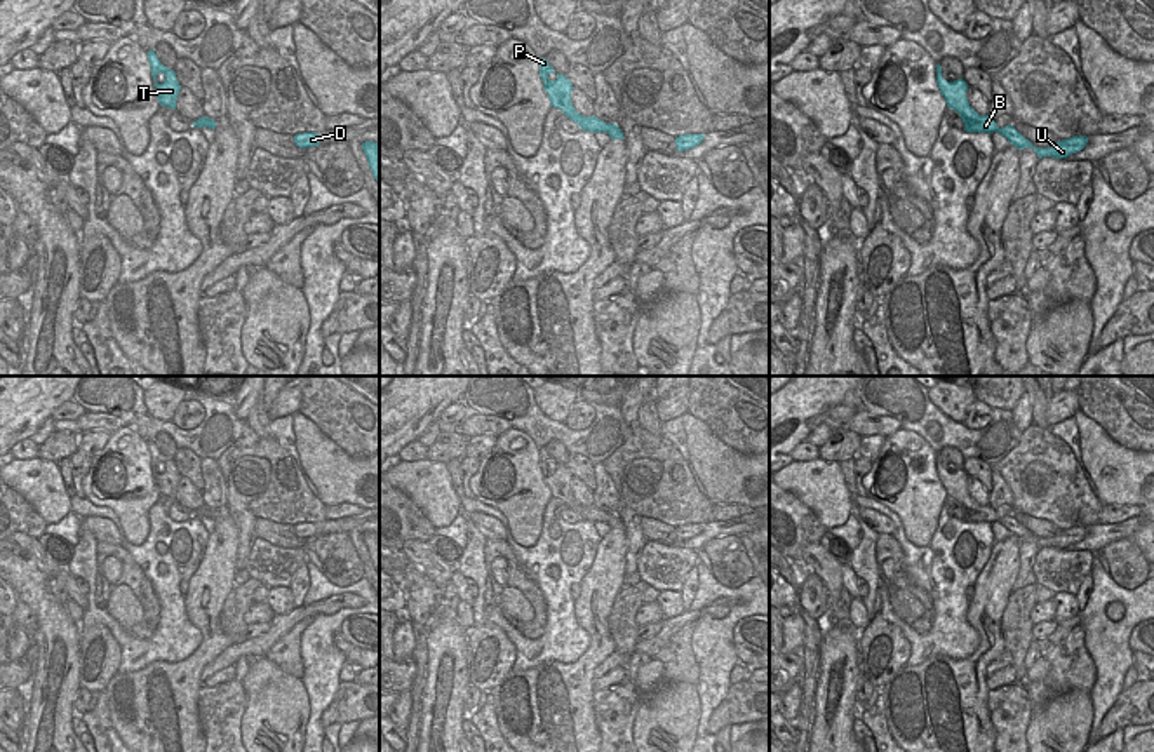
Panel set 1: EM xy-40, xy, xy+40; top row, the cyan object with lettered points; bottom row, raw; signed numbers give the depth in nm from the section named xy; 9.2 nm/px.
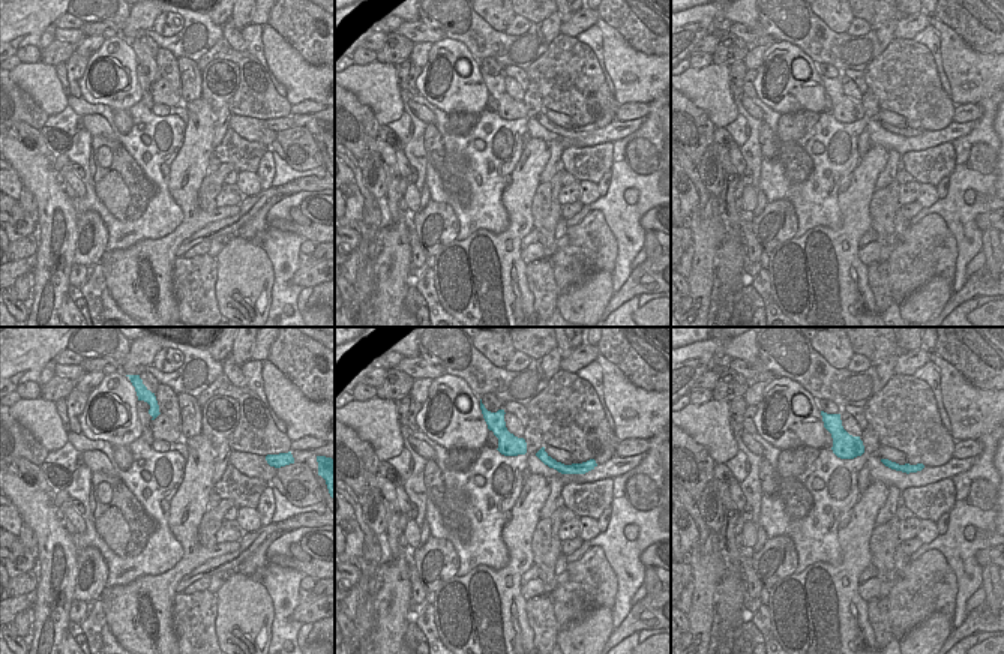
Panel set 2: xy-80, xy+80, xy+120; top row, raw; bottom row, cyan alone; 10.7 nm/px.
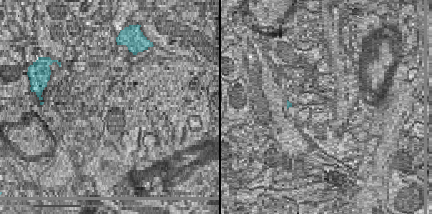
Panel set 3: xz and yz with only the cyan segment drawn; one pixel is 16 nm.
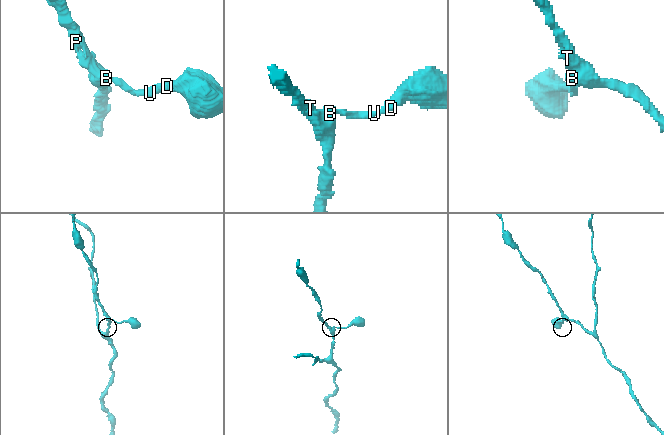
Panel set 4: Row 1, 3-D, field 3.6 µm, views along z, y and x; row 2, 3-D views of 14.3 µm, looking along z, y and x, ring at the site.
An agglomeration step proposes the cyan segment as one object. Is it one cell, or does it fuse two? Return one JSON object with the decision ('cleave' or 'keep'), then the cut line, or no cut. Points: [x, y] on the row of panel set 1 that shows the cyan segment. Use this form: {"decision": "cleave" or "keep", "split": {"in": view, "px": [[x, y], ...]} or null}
{"decision": "keep", "split": null}

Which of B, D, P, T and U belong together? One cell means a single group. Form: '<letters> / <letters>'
B D P T U

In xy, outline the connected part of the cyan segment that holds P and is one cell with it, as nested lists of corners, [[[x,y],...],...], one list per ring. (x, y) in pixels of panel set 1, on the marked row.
[[[545,57],[540,59],[540,77],[545,84],[543,91],[548,94],[552,106],[562,110],[566,117],[581,127],[581,131],[607,132],[611,139],[625,139],[616,124],[606,124],[594,115],[583,117],[574,110],[571,103],[573,84],[566,75],[559,75]]]

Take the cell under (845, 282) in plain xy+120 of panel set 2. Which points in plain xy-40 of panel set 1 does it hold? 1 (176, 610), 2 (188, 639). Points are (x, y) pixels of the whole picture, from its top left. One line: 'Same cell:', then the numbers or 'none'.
Same cell: none

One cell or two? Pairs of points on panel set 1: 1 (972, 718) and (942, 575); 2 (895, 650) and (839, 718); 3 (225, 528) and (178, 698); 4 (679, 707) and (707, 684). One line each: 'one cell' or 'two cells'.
1: two cells
2: two cells
3: one cell
4: two cells

